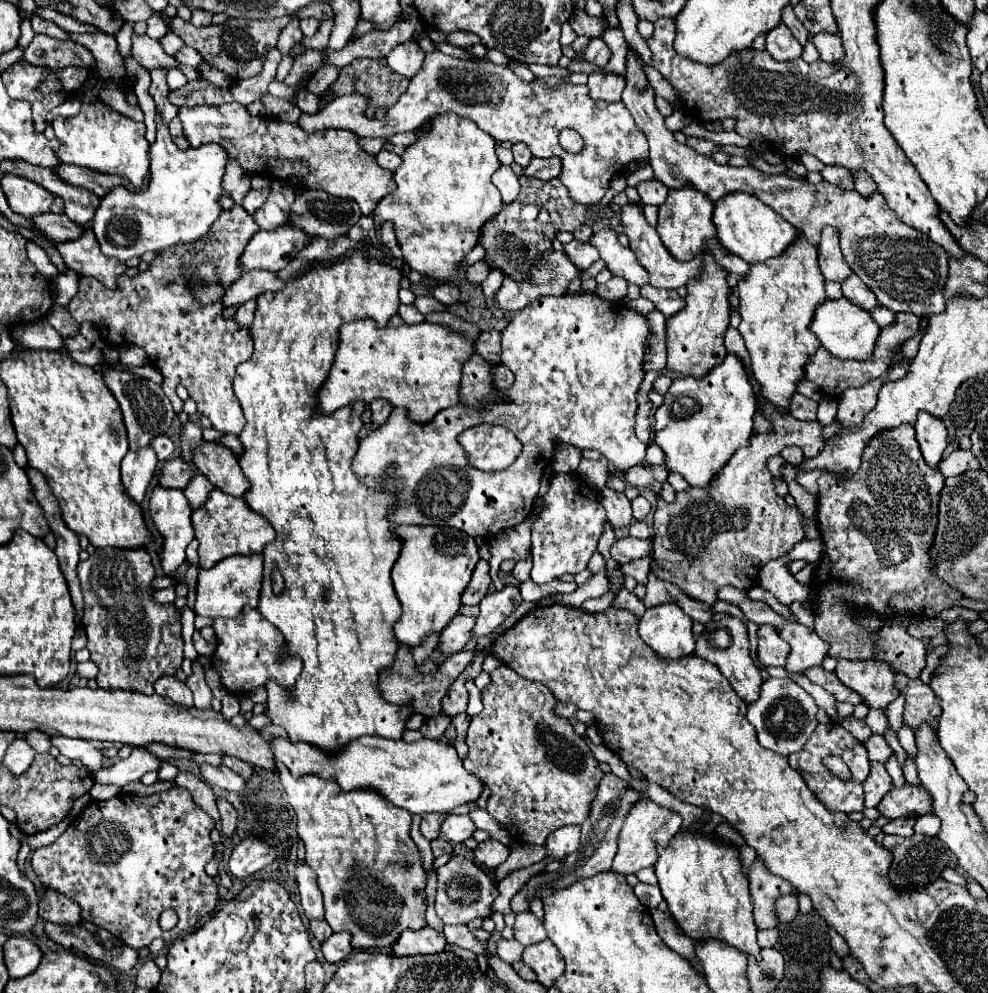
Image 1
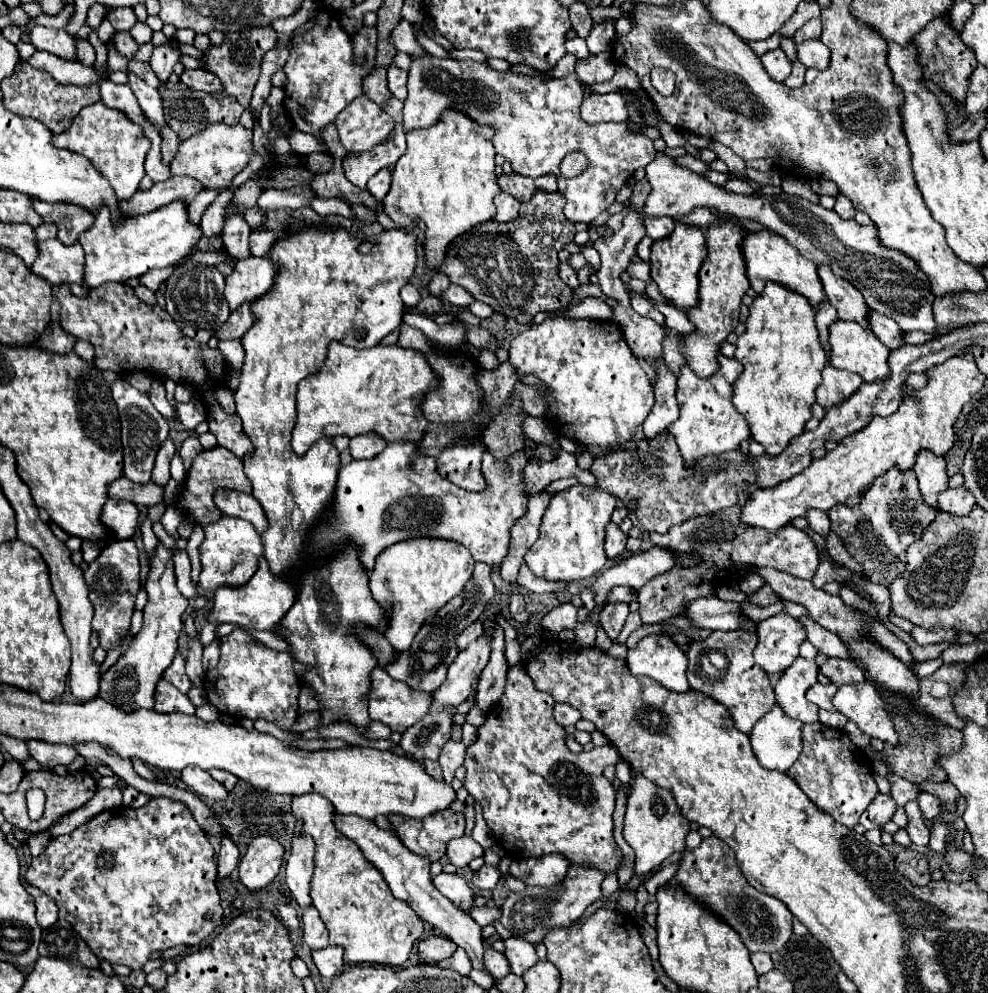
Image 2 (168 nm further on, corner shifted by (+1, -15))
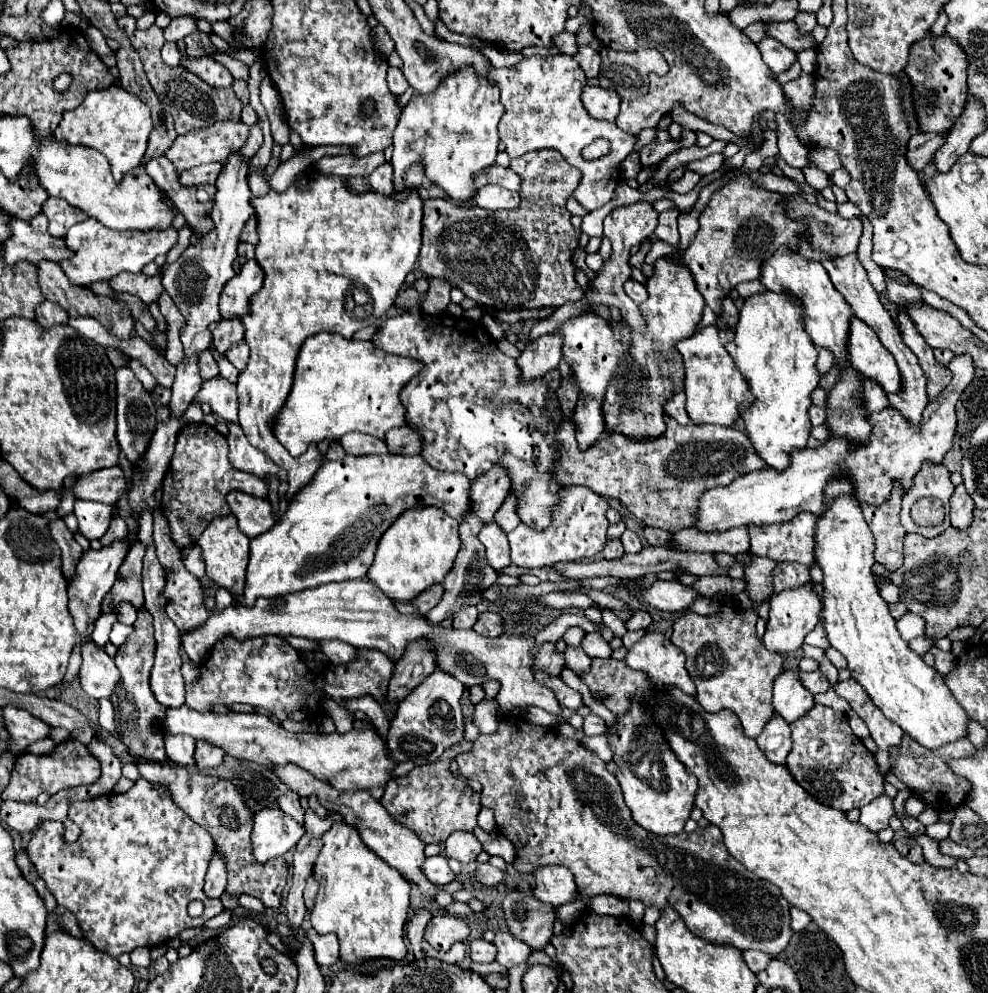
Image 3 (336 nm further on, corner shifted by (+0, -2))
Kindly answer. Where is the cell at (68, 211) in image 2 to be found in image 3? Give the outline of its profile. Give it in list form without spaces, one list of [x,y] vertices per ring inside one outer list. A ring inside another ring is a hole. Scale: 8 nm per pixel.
[[[50,197],[46,201],[46,207],[42,207],[42,213],[48,217],[50,221],[48,233],[54,237],[64,237],[72,225],[88,217],[84,211],[78,211],[76,207],[70,207],[64,199],[56,199],[56,197]]]

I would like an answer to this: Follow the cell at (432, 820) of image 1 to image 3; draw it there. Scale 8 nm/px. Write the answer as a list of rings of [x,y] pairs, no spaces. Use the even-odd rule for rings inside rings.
[[[470,741],[458,743],[458,747],[450,747],[442,753],[440,759],[434,763],[414,767],[408,775],[390,779],[380,803],[390,813],[392,819],[408,827],[412,833],[418,835],[424,843],[438,843],[442,845],[444,839],[454,831],[472,831],[478,823],[476,817],[482,809],[480,793],[470,789],[464,781],[450,773],[450,763],[458,753],[466,753],[472,749]]]

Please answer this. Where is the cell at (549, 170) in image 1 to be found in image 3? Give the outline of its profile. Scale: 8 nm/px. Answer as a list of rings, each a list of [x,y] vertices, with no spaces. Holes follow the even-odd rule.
[[[490,165],[490,167],[486,167],[484,171],[480,171],[474,177],[474,187],[476,189],[480,189],[480,187],[484,187],[488,183],[500,185],[500,187],[510,189],[510,191],[520,189],[520,177],[510,167],[500,167],[500,165]]]

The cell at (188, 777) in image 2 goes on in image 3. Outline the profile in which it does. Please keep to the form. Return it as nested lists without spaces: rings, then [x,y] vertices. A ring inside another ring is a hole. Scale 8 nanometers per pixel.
[[[166,735],[166,755],[176,765],[194,765],[194,739],[190,735]]]

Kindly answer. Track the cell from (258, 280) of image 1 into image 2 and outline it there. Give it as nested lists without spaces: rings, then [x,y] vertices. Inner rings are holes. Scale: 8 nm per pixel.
[[[245,302],[241,304],[241,308],[233,310],[227,318],[227,322],[215,332],[215,336],[219,340],[235,340],[235,338],[241,338],[249,326],[253,324],[253,312],[251,312],[251,302]]]

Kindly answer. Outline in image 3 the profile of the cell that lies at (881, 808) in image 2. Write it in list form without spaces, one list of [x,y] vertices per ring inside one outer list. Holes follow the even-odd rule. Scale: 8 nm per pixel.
[[[880,795],[878,799],[874,799],[874,803],[868,803],[868,805],[862,807],[860,811],[862,811],[860,823],[862,823],[868,831],[872,831],[872,833],[878,833],[878,831],[886,829],[890,817],[894,815],[892,799],[890,799],[888,795]]]

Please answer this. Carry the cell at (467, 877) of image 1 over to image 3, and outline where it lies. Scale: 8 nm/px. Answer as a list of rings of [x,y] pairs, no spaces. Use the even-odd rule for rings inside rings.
[[[436,855],[436,857],[428,857],[422,863],[422,873],[426,875],[426,879],[434,885],[446,885],[450,881],[456,879],[456,875],[450,871],[448,867],[448,859],[444,855]]]

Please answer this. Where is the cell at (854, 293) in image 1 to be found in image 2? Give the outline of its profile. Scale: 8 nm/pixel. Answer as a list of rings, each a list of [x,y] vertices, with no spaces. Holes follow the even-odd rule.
[[[869,312],[869,326],[873,334],[889,348],[899,348],[901,346],[901,328],[895,324],[895,320],[889,320],[887,316],[881,316],[879,312]]]

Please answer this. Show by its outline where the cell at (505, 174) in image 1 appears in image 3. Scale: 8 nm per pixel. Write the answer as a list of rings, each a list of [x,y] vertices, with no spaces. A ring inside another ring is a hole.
[[[486,185],[476,193],[474,201],[478,207],[488,209],[488,211],[516,209],[520,205],[520,195],[506,191],[504,187],[498,187],[498,185]]]

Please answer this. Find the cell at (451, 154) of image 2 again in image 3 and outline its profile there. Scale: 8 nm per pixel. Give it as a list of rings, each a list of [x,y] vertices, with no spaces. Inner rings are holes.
[[[462,67],[450,75],[428,95],[414,93],[408,105],[402,109],[396,131],[394,131],[394,155],[390,159],[390,165],[394,167],[394,185],[398,191],[402,191],[406,169],[420,161],[426,169],[426,179],[430,183],[440,185],[452,199],[456,201],[468,201],[474,197],[474,173],[482,171],[484,167],[494,165],[494,159],[498,155],[498,121],[504,115],[504,107],[500,103],[500,91],[498,87],[486,77],[478,75],[474,67]]]

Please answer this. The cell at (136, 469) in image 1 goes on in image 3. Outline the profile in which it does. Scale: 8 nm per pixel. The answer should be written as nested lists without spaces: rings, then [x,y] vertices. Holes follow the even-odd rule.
[[[76,501],[74,515],[78,517],[78,523],[80,523],[78,533],[84,535],[88,541],[100,539],[110,525],[110,513],[114,513],[114,509],[116,509],[114,505]]]

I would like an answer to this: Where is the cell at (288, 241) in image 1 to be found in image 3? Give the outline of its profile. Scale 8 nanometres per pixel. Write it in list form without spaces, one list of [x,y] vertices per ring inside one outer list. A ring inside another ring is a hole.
[[[254,259],[246,261],[220,295],[222,319],[242,319],[250,311],[250,297],[262,287],[262,269]]]

